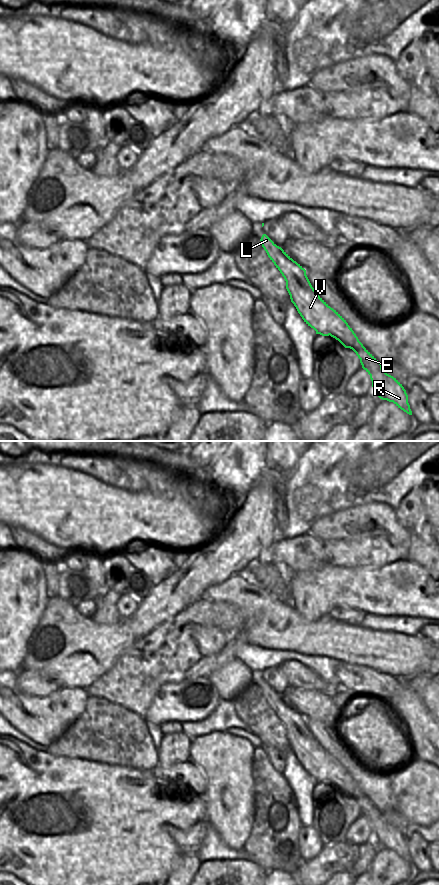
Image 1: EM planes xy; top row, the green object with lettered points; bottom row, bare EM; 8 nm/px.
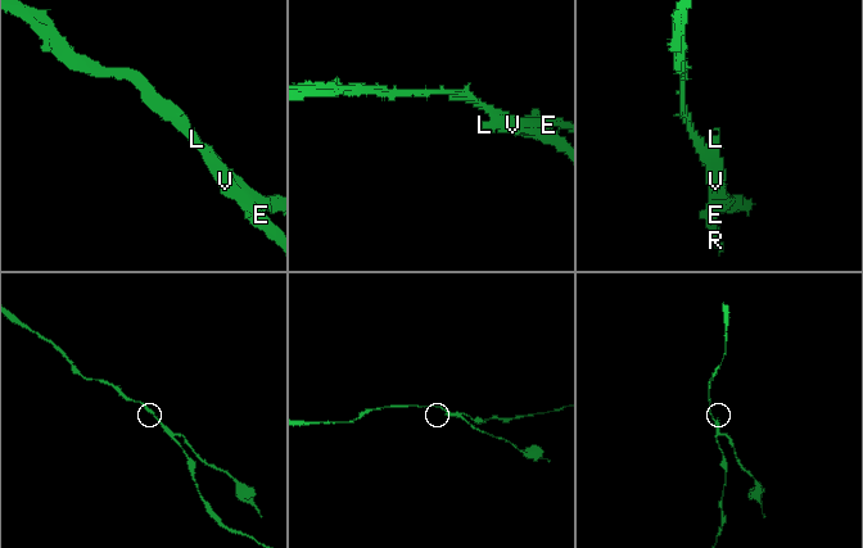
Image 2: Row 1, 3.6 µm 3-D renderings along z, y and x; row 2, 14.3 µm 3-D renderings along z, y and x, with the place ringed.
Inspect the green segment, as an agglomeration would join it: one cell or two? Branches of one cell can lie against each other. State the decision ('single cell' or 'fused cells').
fused cells

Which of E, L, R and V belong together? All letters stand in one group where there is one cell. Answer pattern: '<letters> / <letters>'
E R / L V

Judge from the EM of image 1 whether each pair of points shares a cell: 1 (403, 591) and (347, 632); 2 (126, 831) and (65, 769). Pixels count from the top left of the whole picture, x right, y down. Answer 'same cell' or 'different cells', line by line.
1: different cells
2: same cell

